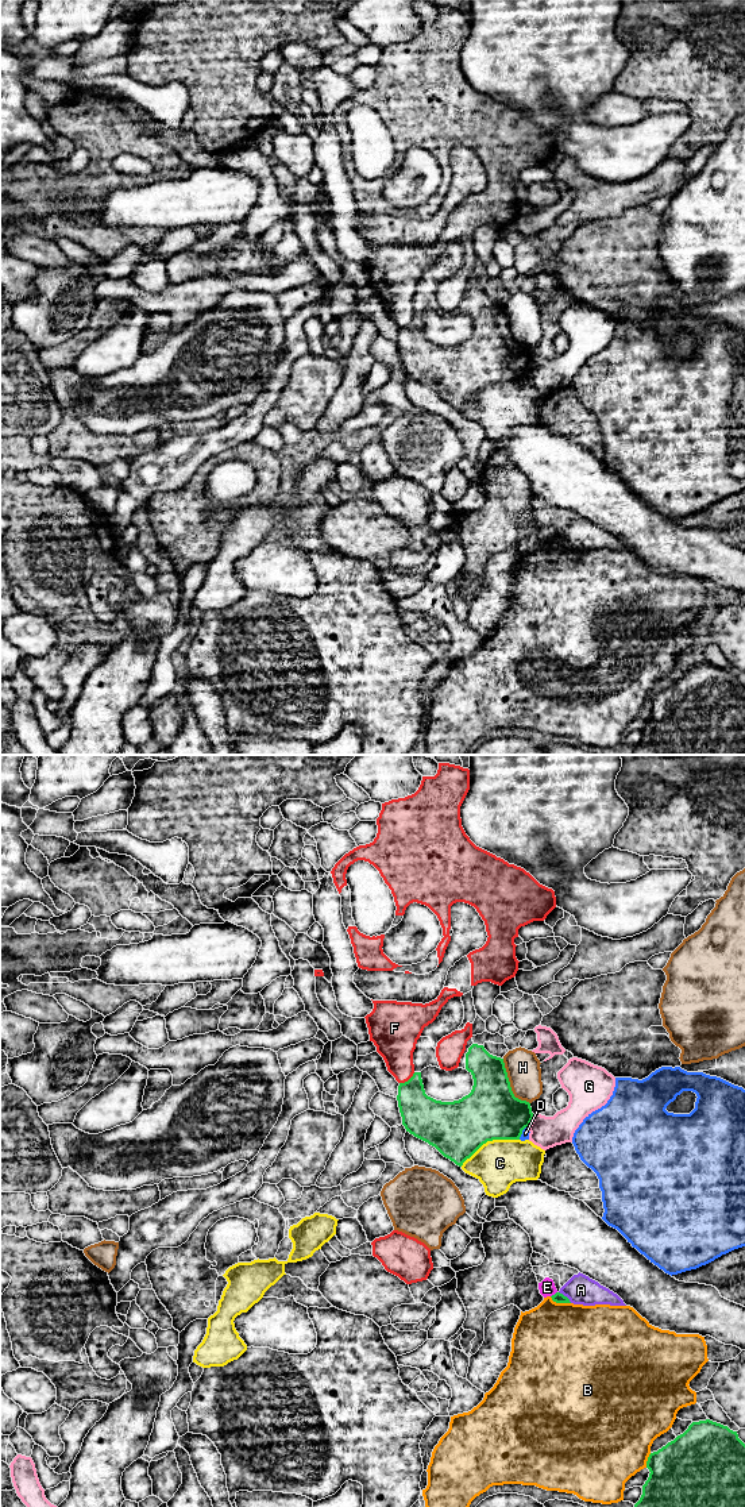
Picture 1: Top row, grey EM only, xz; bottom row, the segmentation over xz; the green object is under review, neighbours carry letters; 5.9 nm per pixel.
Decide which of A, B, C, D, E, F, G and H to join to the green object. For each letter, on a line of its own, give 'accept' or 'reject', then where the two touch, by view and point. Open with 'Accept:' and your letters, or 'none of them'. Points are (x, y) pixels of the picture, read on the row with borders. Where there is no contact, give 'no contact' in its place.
Accept: none of them
A: reject; meets green in xz at (566, 1297)
B: reject; meets green in xz at (560, 1302)
C: reject; meets green in xz at (489, 1140)
D: reject; meets green in xz at (521, 1132)
E: reject; meets green in xz at (555, 1294)
F: reject; meets green in xz at (408, 1080)
G: reject; meets green in xz at (532, 1118)
H: reject; meets green in xz at (509, 1085)

